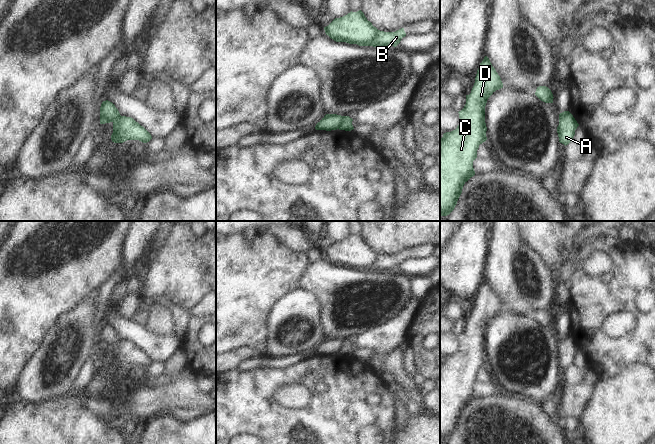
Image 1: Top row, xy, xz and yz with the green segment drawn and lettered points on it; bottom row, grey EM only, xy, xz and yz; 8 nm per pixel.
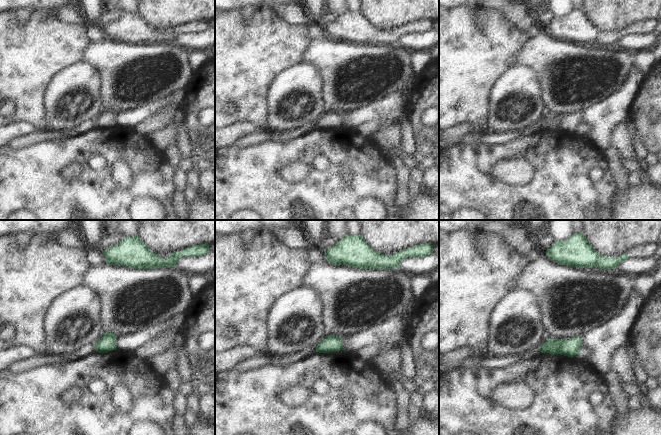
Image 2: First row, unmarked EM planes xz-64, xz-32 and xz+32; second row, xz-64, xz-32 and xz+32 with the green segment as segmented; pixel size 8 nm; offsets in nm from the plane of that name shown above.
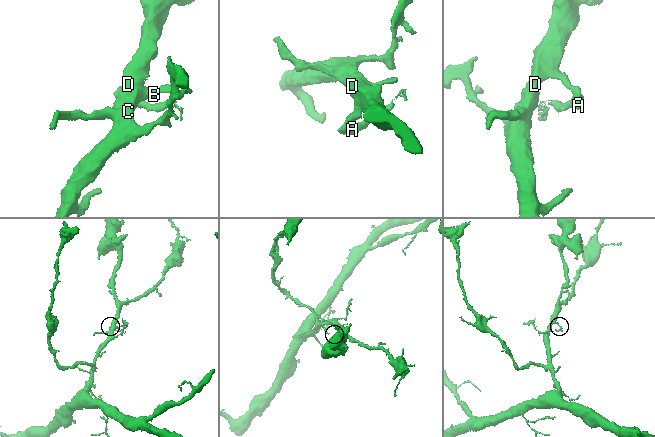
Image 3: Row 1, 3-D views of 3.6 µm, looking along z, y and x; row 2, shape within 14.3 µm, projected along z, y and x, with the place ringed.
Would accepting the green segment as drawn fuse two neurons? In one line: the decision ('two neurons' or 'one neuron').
two neurons

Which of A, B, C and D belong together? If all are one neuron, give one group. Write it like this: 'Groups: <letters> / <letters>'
Groups: A / B C D.

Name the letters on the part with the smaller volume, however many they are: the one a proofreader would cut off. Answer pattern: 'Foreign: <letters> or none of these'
Foreign: A

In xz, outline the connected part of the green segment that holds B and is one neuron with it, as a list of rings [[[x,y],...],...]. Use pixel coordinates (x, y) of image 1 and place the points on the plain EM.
[[[361,234],[351,235],[343,241],[335,242],[328,250],[324,251],[324,254],[326,259],[336,266],[380,272],[396,271],[406,260],[404,252],[395,256],[378,254],[367,244]]]

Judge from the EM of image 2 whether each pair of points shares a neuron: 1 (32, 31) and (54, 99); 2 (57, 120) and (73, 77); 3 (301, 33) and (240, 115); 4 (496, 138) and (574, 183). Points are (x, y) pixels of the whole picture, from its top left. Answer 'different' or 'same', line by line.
1: different
2: same
3: same
4: different

